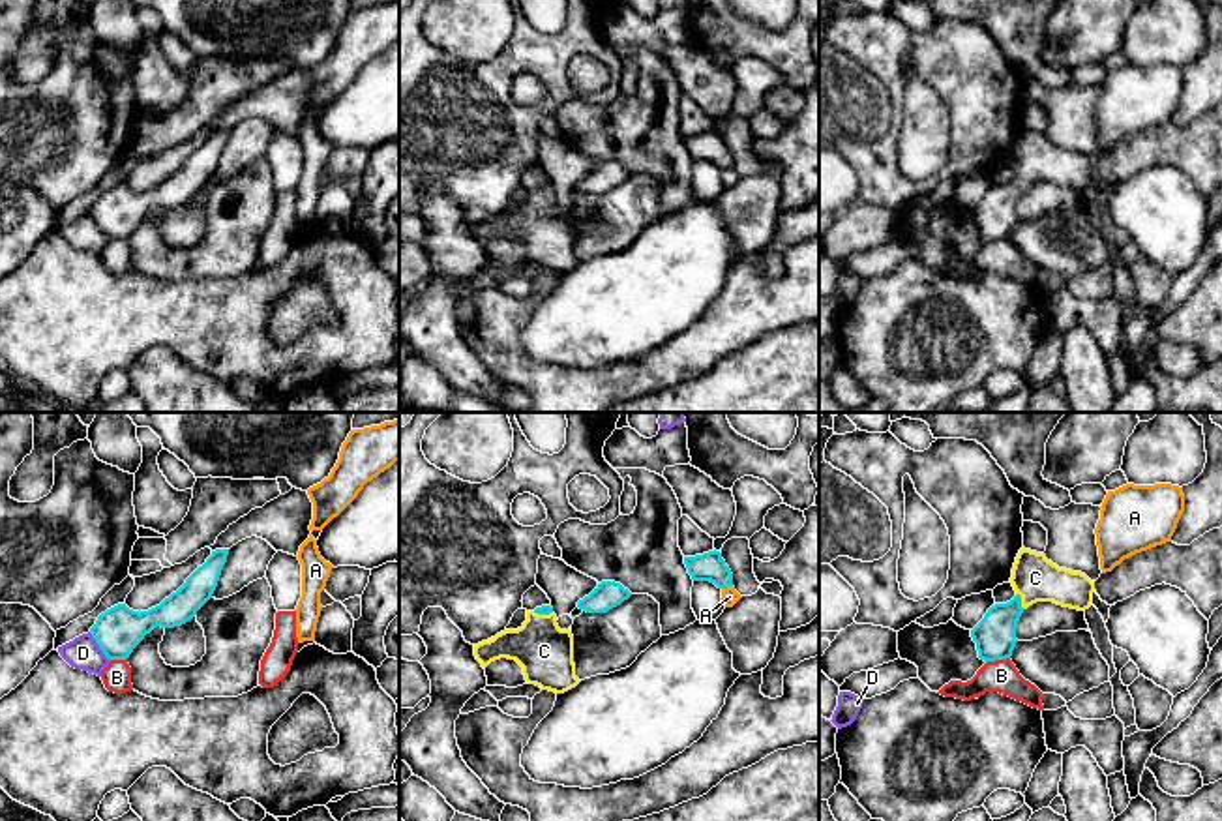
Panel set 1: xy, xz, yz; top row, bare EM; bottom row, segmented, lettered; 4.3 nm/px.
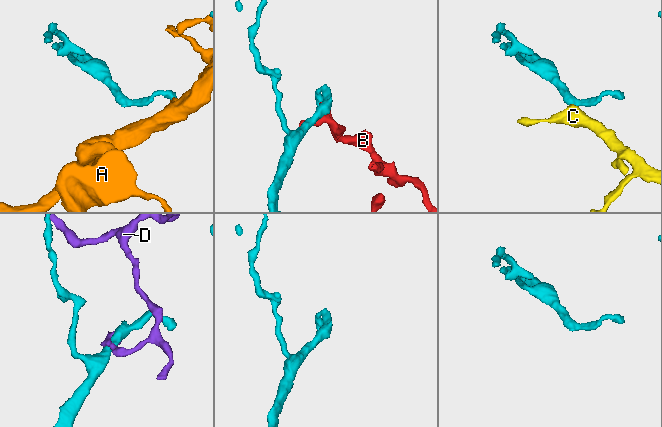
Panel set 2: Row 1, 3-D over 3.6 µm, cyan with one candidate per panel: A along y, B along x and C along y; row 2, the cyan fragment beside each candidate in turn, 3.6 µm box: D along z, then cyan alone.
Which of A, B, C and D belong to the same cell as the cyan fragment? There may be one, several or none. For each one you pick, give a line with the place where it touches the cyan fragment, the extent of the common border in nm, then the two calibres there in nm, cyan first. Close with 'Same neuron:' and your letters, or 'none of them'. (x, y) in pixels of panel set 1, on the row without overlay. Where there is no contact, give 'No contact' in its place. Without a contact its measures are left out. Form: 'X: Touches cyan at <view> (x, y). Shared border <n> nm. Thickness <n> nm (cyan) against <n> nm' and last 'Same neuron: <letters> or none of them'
C: Touches cyan at yz (1020, 180). Shared border 80 nm. Thickness 180 nm (cyan) against 200 nm
Same neuron: C

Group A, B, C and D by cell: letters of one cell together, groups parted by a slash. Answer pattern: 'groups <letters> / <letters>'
groups A / B / C / D

